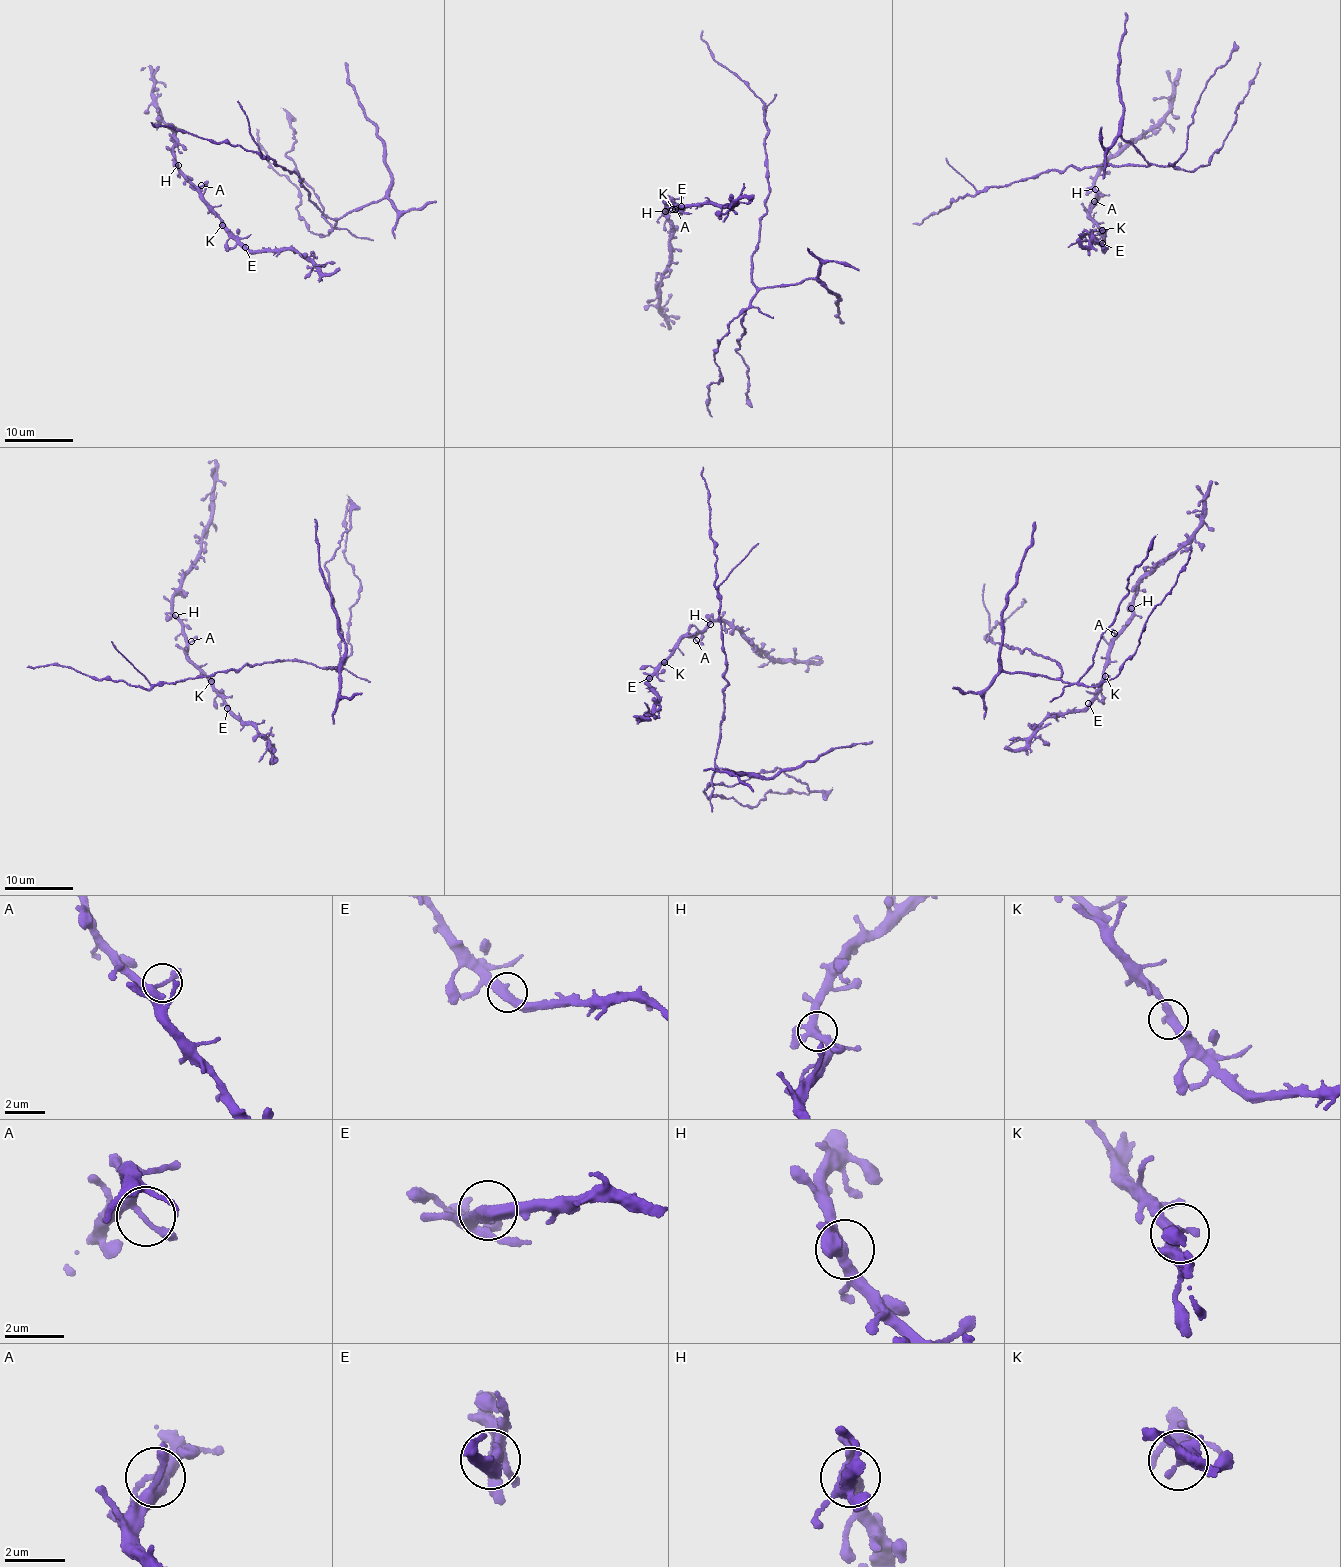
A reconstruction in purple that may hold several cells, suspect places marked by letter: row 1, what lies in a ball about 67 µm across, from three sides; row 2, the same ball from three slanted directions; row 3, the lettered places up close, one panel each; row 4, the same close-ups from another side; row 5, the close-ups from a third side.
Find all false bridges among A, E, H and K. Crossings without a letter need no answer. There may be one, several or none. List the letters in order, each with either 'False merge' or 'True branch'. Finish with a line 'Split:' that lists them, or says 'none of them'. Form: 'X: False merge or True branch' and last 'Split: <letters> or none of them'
A: True branch
E: True branch
H: True branch
K: True branch
Split: none of them

